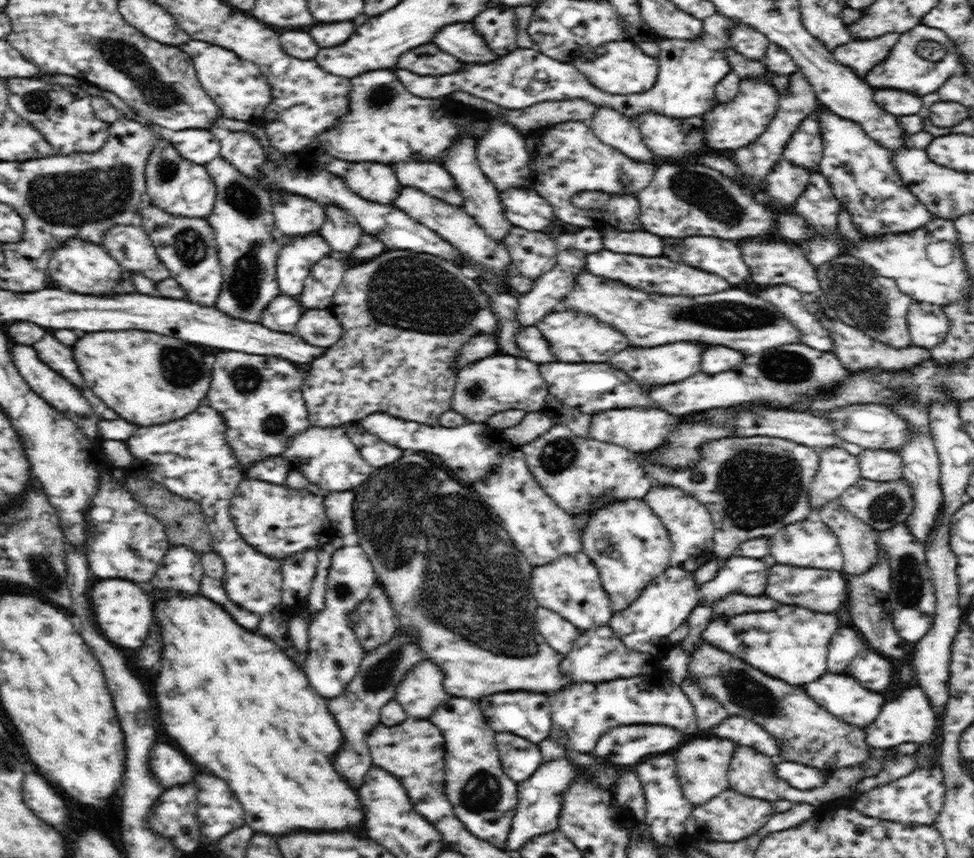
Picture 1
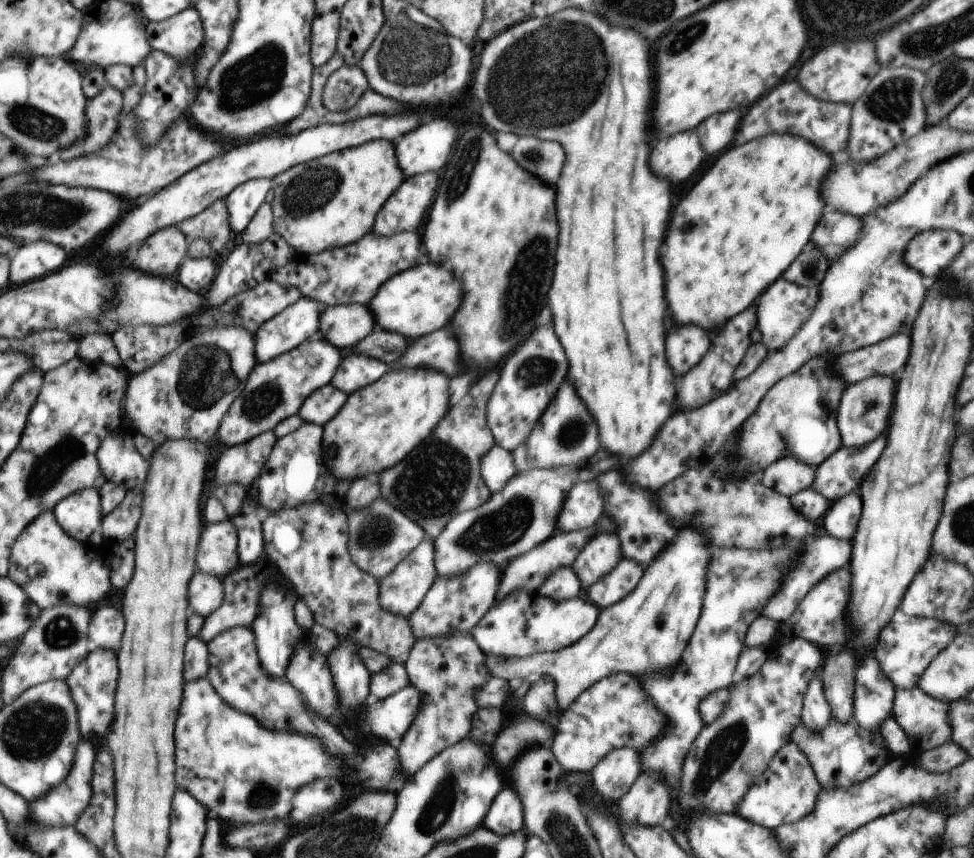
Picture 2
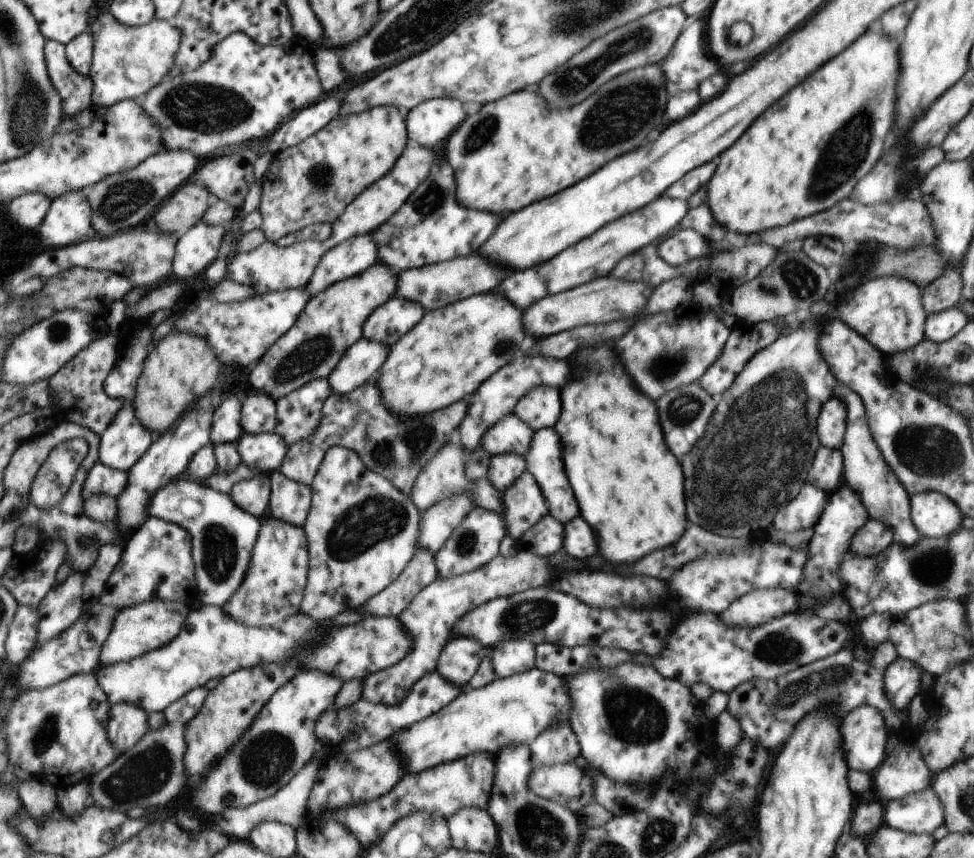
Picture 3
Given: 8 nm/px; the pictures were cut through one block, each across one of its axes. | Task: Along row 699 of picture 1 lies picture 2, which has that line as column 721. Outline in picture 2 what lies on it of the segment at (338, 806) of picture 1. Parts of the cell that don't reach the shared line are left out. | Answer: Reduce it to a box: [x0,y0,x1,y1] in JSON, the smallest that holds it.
[662,134,832,334]

